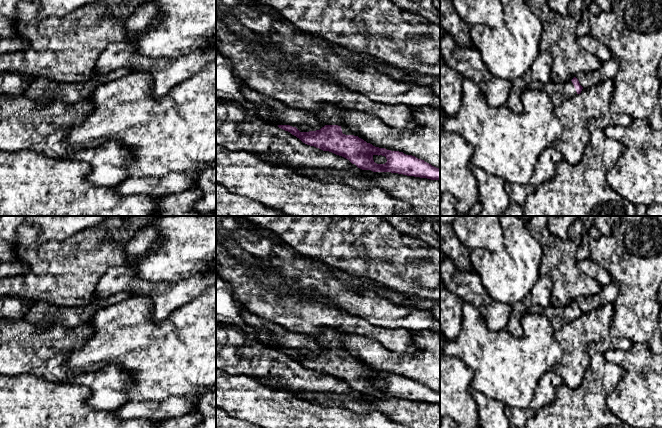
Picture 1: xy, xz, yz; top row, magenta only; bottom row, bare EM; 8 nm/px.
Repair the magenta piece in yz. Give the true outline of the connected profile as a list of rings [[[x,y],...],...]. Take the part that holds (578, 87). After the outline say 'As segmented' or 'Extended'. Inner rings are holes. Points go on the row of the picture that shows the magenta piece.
[[[576,77],[568,82],[550,81],[546,84],[531,82],[528,88],[544,90],[551,98],[554,106],[559,106],[564,101],[573,98],[577,94],[580,94],[583,89]]]. Extended

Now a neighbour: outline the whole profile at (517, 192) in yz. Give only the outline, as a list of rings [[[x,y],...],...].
[[[506,182],[505,189],[510,199],[523,207],[527,196],[535,191],[536,186],[530,183],[522,185],[522,184],[510,184]]]

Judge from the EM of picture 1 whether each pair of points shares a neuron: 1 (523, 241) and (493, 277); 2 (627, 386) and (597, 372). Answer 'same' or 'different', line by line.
1: same
2: different

